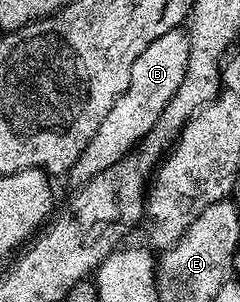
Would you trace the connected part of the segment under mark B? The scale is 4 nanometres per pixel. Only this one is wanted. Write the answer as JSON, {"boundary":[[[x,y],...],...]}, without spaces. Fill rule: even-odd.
{"boundary":[[[173,28],[168,30],[168,34],[160,34],[160,38],[156,38],[140,58],[136,58],[128,90],[116,98],[116,106],[108,110],[108,118],[100,122],[100,130],[92,134],[88,146],[84,146],[80,158],[70,168],[68,176],[75,180],[75,185],[86,184],[113,164],[122,163],[142,143],[142,139],[156,126],[160,114],[164,114],[164,106],[172,102],[172,94],[180,90],[180,82],[184,82],[184,70],[188,66],[189,49],[189,35],[182,28]]]}

